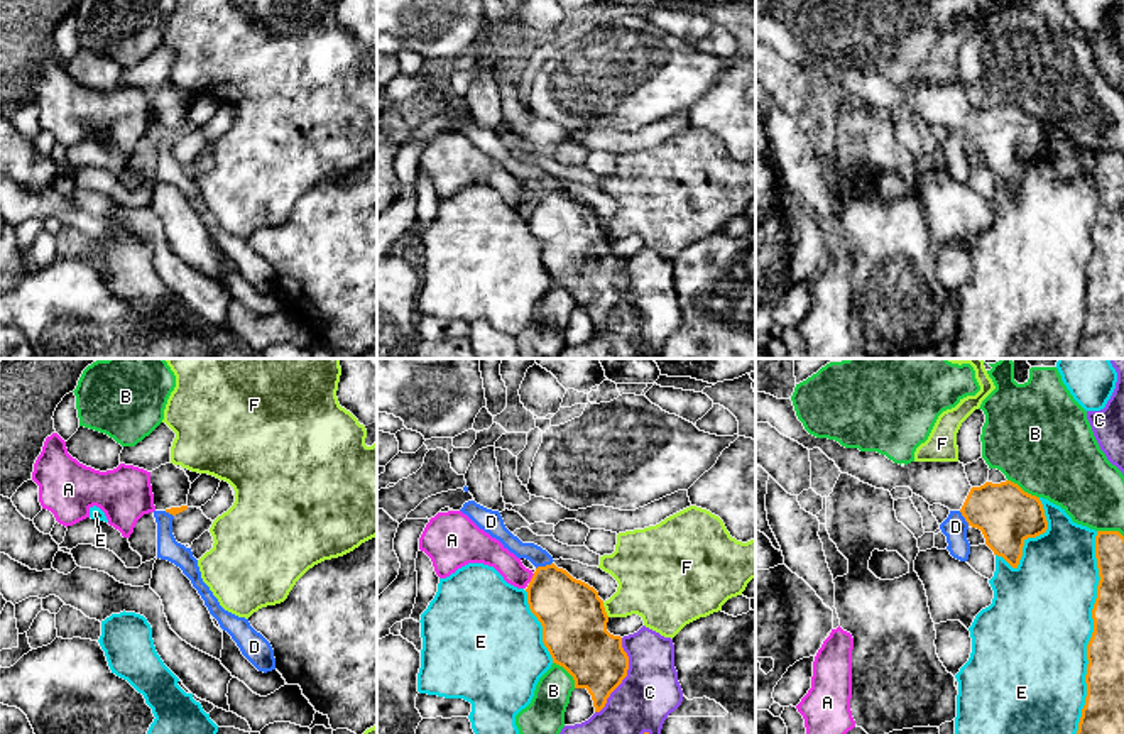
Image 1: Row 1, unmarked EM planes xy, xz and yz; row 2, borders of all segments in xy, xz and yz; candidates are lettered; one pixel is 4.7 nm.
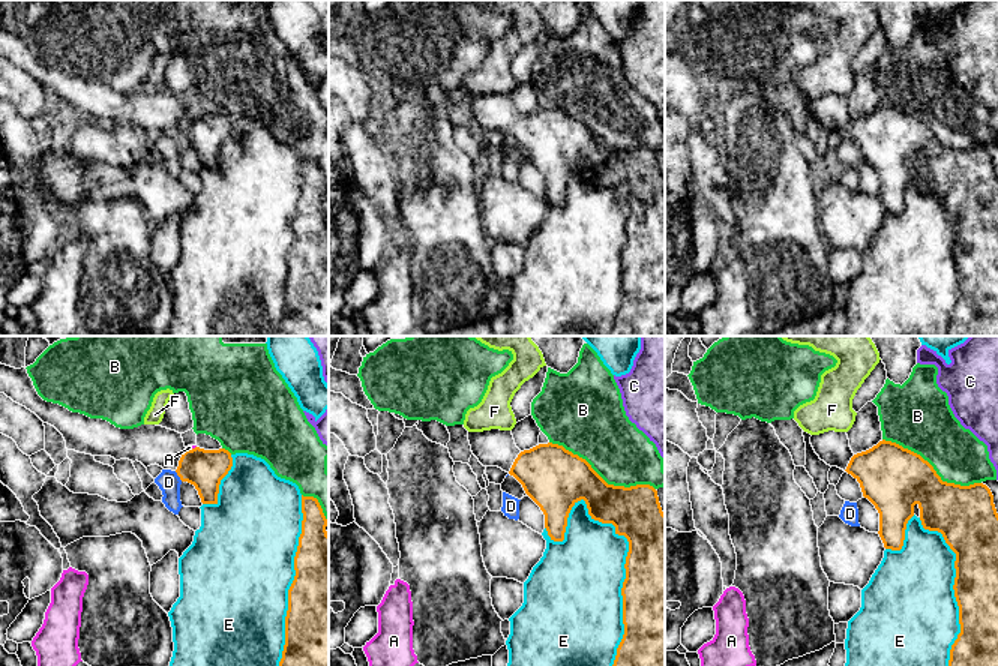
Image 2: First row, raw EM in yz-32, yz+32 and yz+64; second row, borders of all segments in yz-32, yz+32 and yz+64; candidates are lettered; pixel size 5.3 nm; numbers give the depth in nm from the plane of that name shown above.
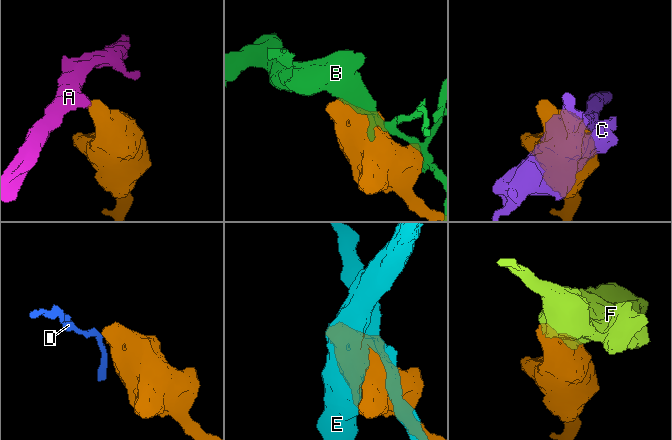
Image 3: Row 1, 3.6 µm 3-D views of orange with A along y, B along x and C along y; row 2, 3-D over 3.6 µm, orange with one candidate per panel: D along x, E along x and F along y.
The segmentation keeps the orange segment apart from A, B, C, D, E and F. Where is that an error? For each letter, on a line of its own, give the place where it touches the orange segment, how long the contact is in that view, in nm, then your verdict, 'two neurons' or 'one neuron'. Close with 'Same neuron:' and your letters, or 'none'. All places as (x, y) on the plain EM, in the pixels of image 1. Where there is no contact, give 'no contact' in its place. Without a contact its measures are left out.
A: meets orange in xz at (531, 200); contact 60 nm long; two neurons
B: meets orange in yz at (1021, 110); contact 180 nm long; two neurons
C: meets orange in xz at (626, 296); contact 380 nm long; two neurons
D: meets orange in xz at (543, 188); contact 90 nm long; two neurons
E: meets orange in yz at (1092, 256); contact 1000 nm long; two neurons
F: meets orange in xz at (604, 230); contact 80 nm long; two neurons
Same neuron: none

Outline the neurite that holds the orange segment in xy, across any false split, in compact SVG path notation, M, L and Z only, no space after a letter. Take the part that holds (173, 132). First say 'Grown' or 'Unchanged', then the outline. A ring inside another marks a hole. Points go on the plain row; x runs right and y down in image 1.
Grown. M174 85L161 86L150 93L150 107L156 132L166 132L172 137L188 130L189 98Z

